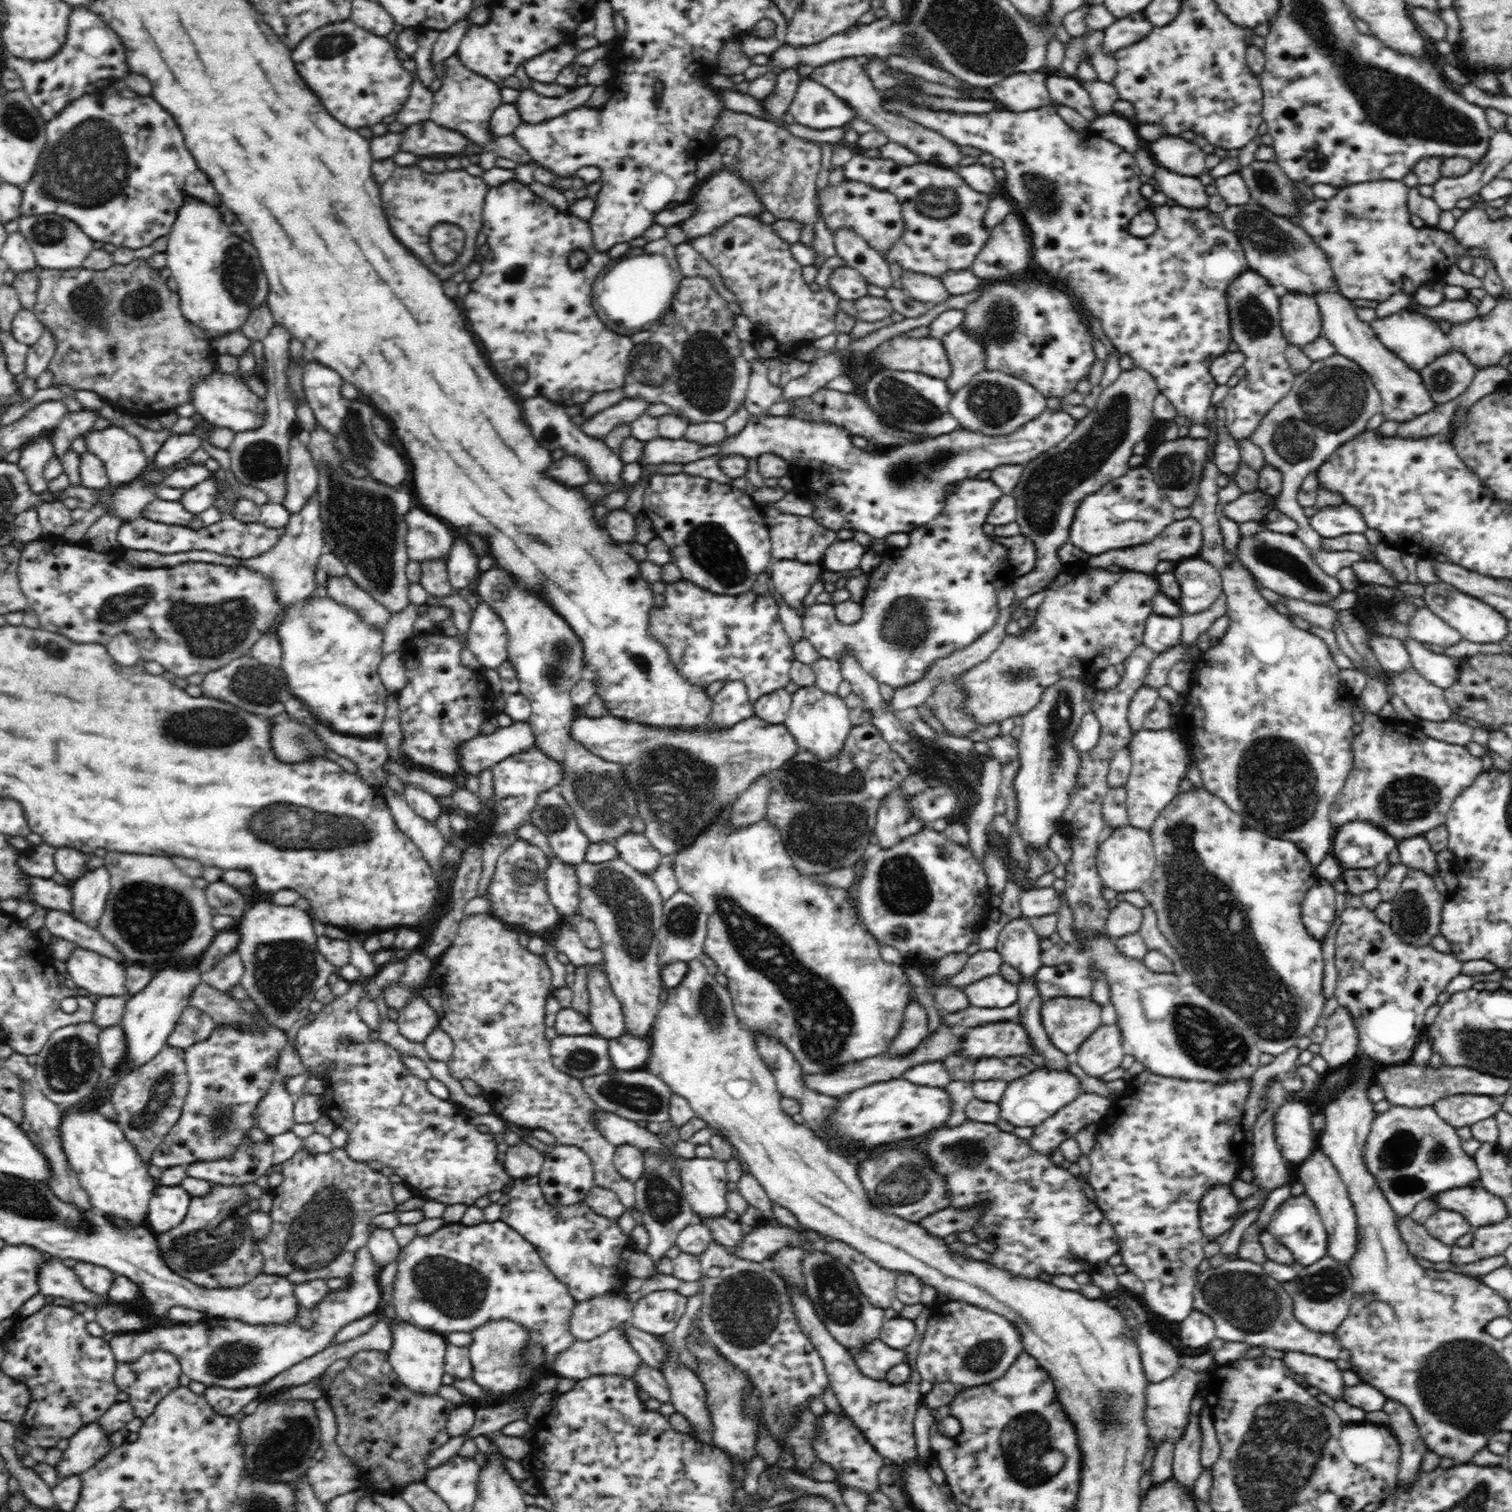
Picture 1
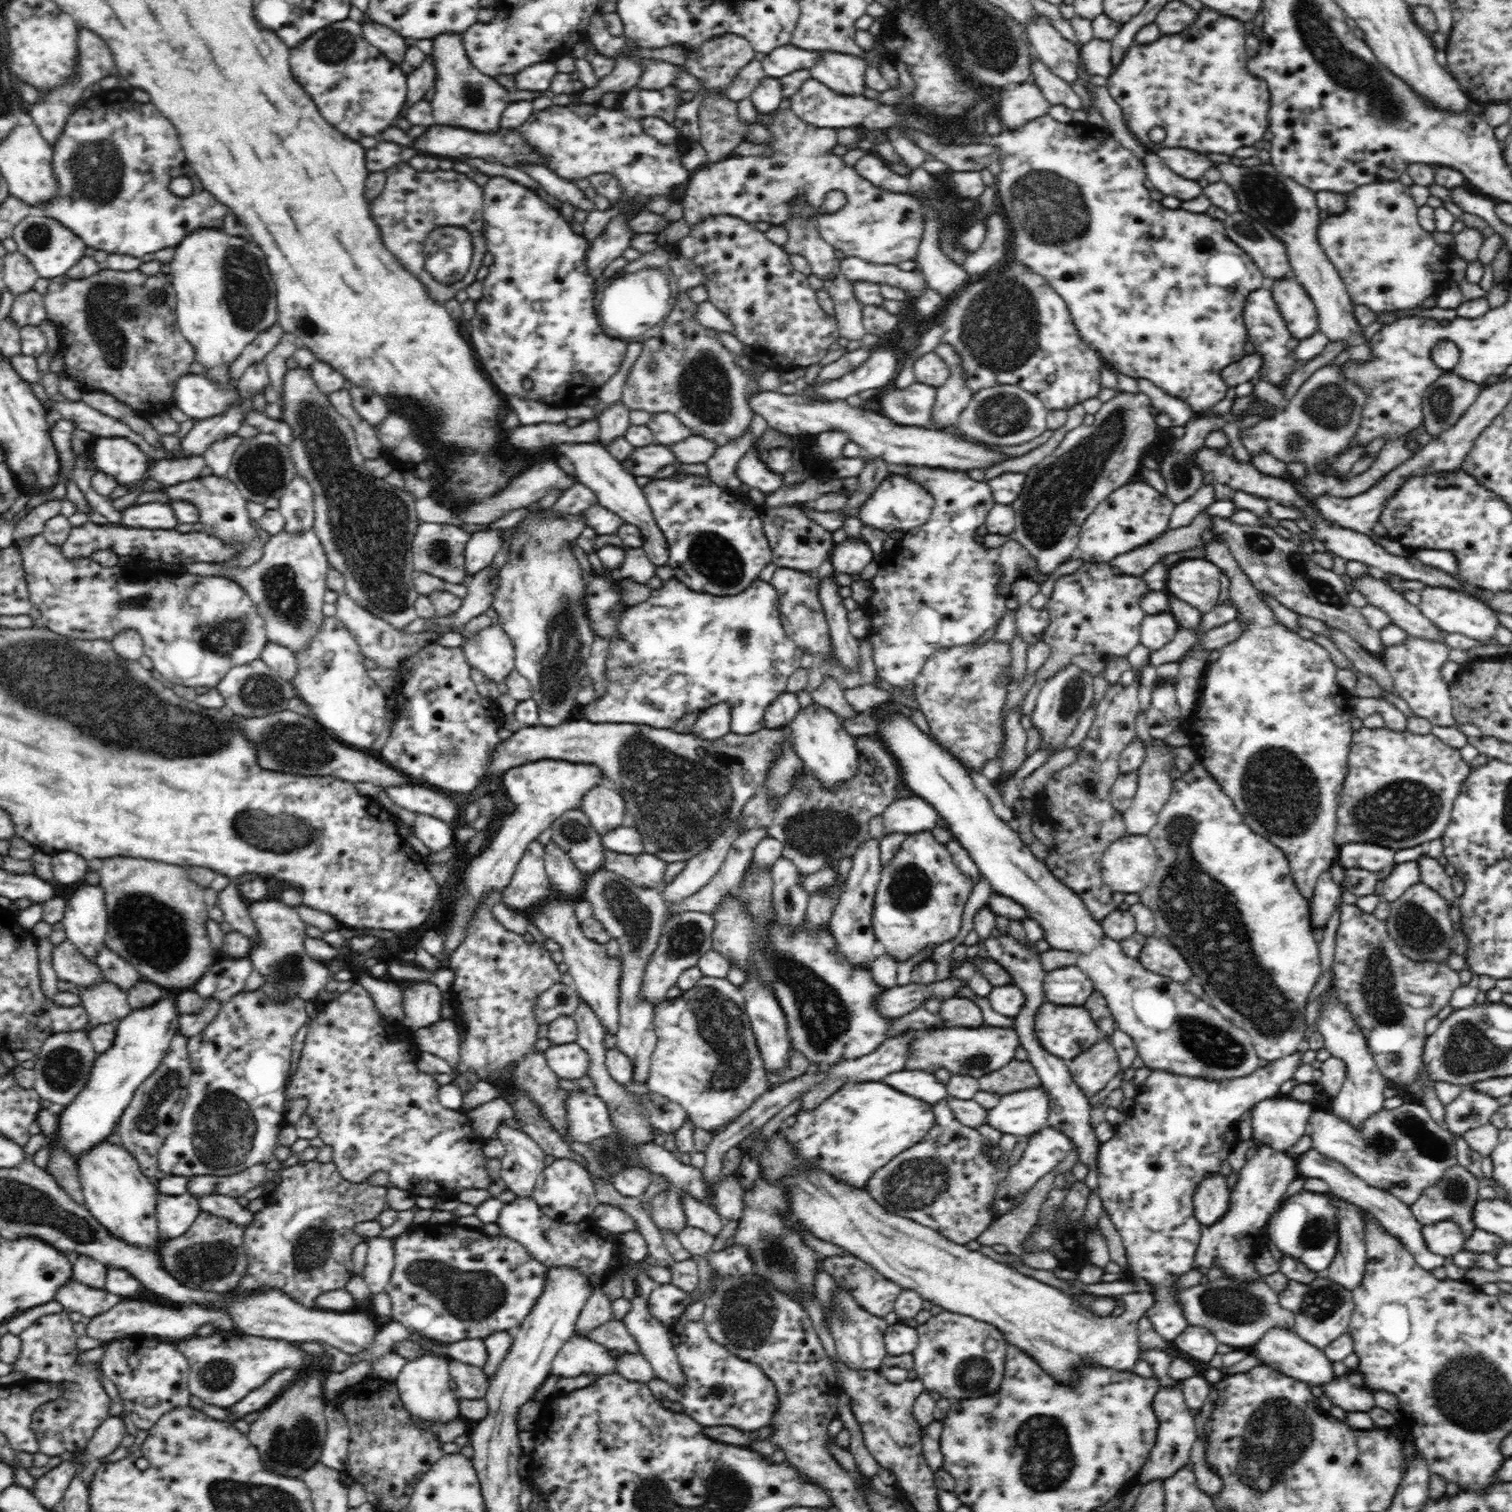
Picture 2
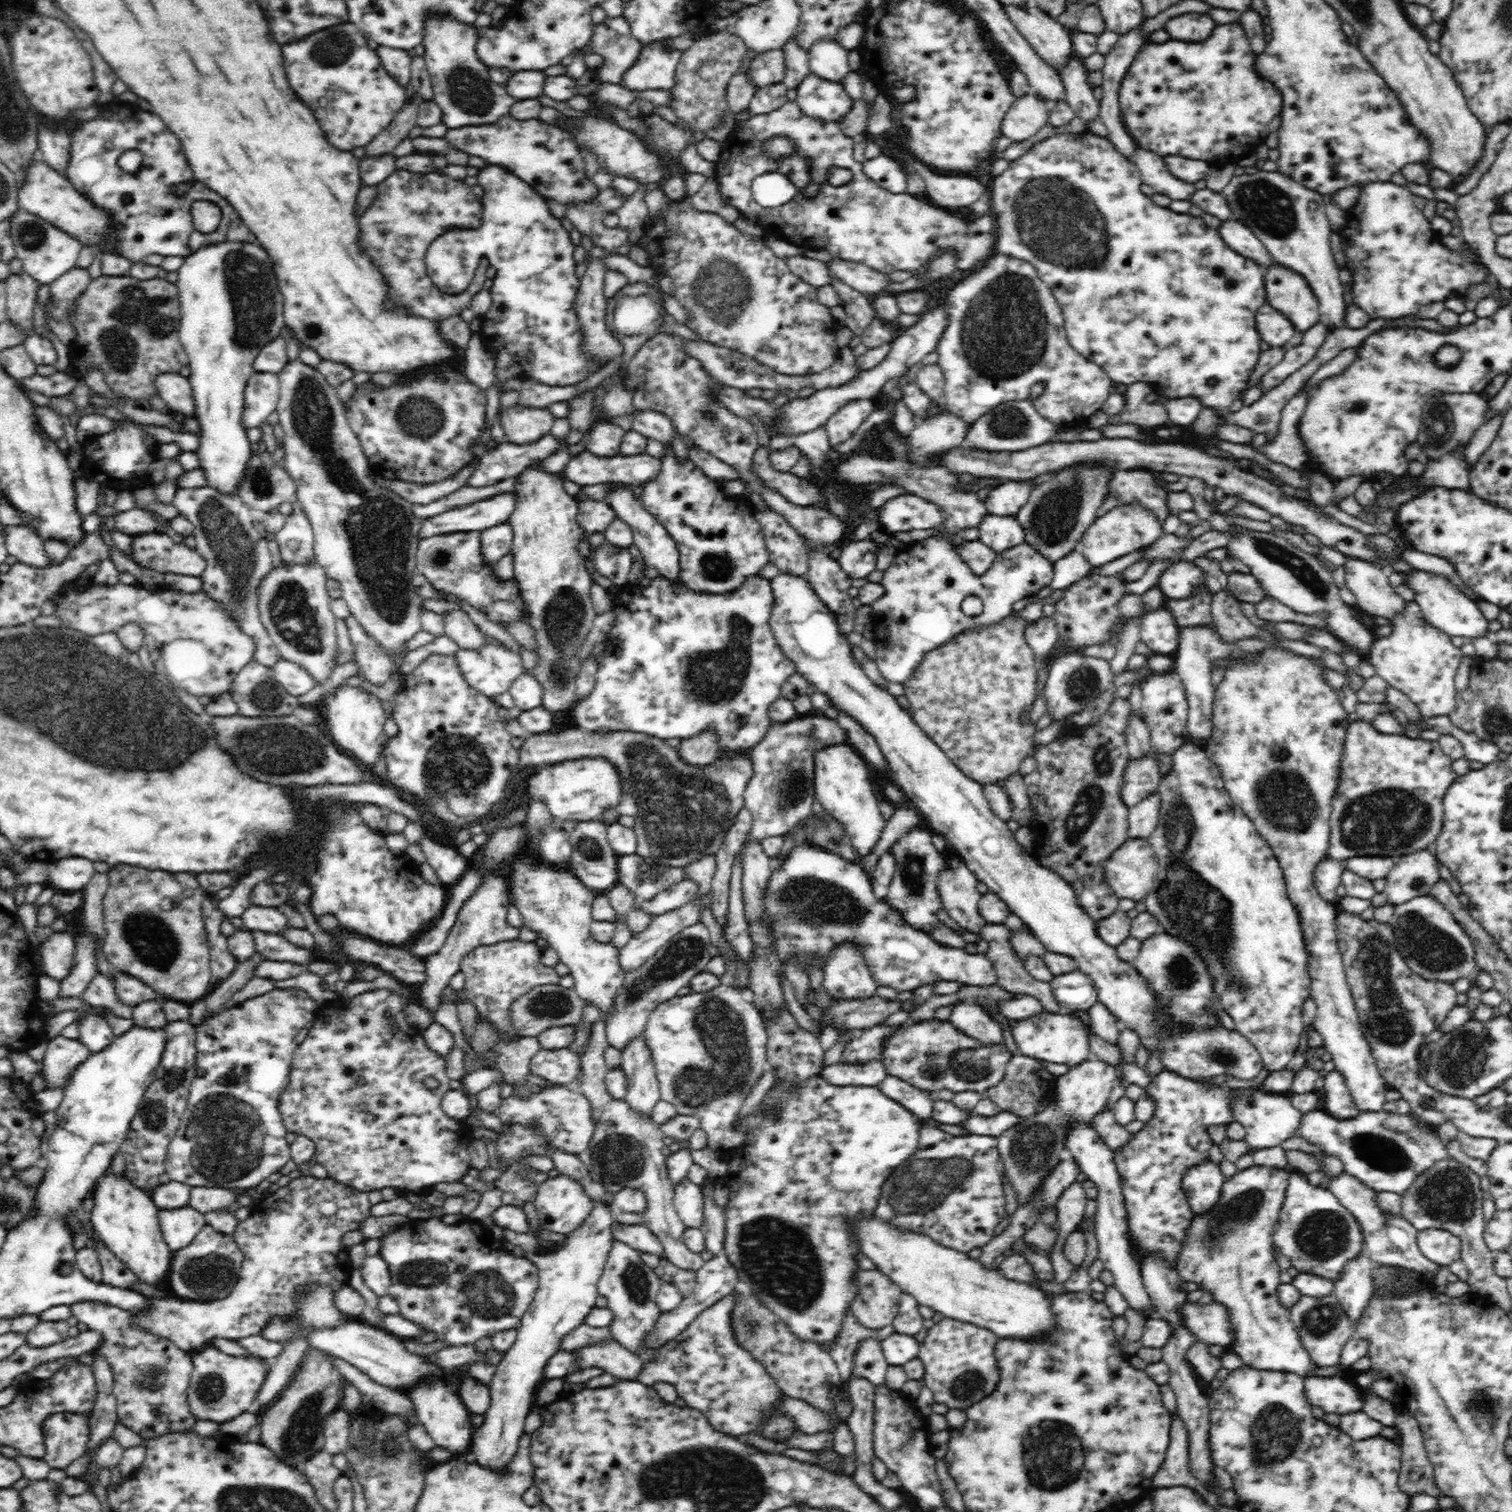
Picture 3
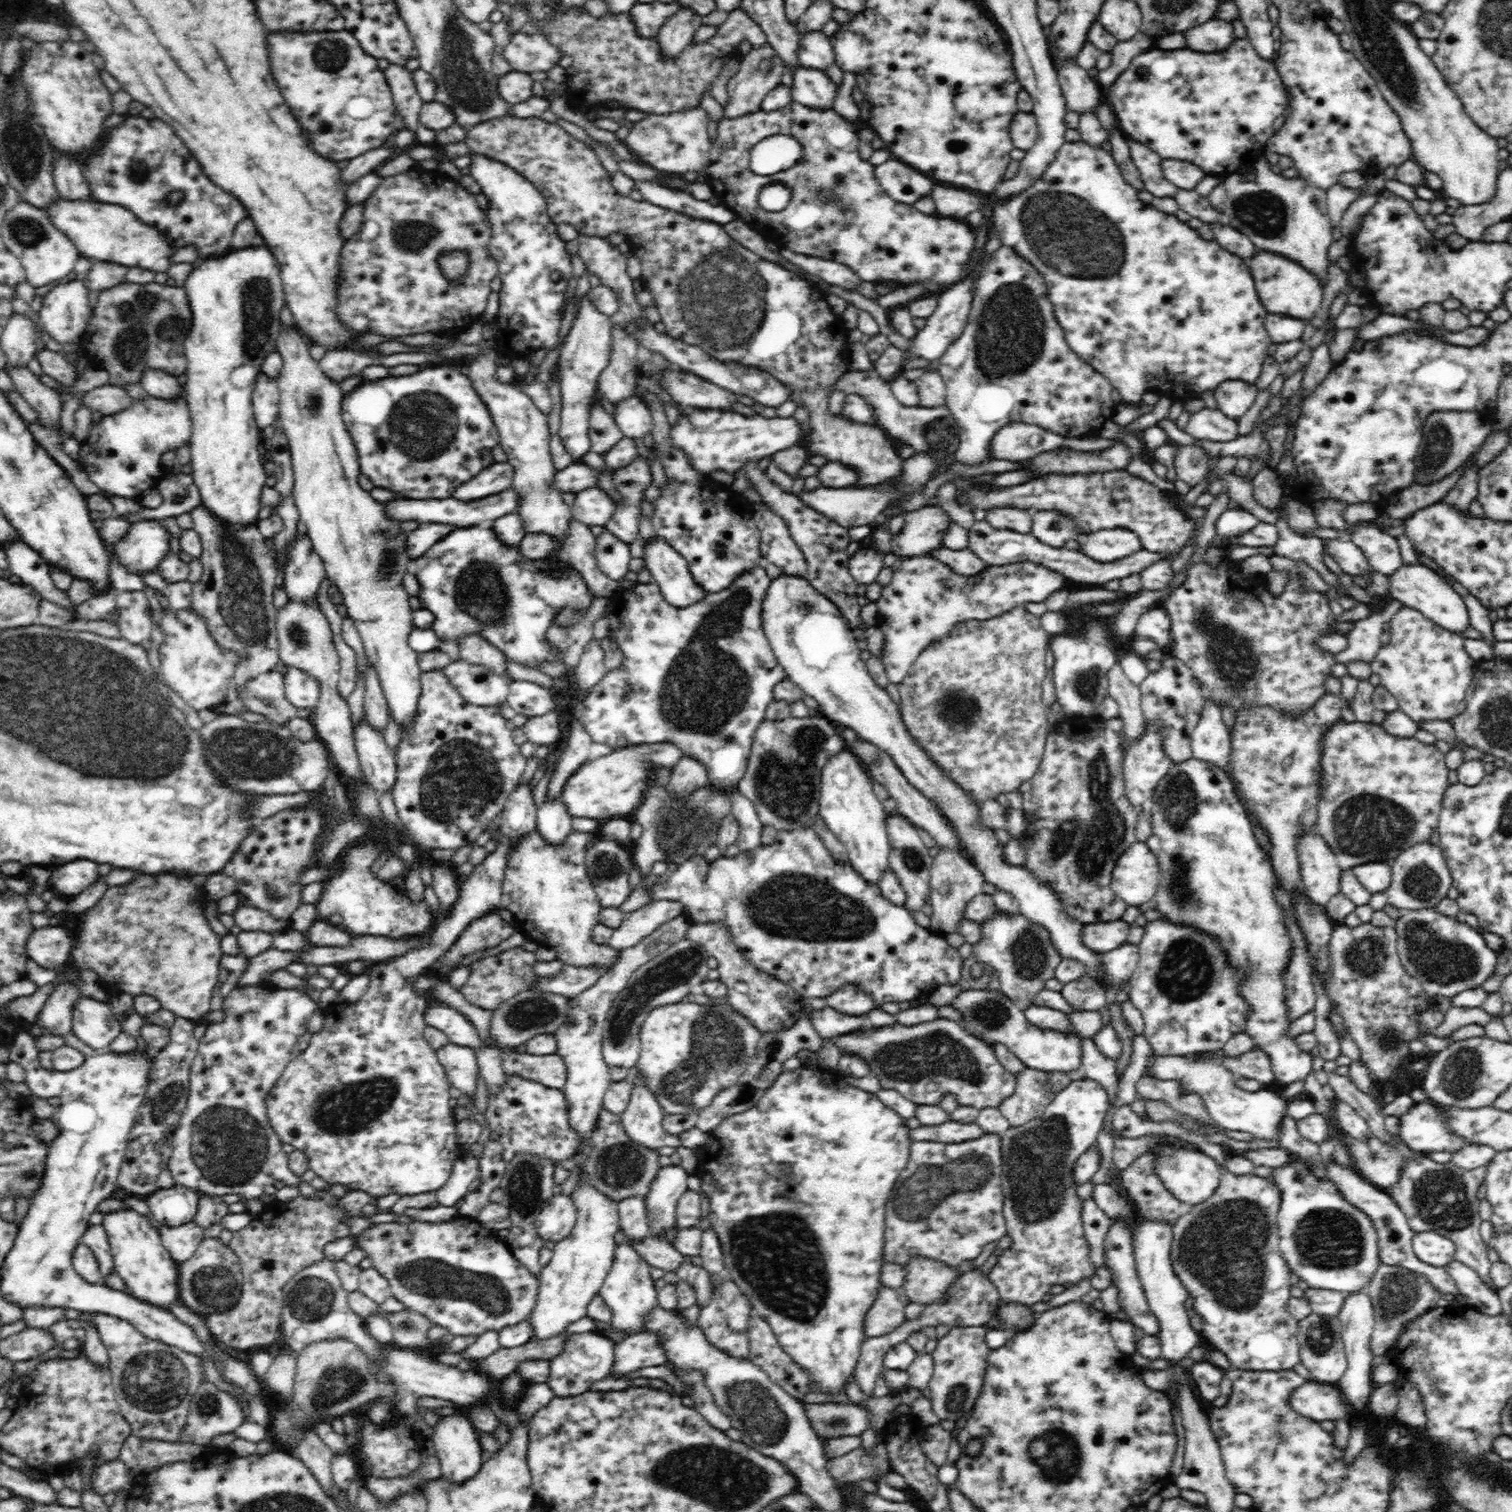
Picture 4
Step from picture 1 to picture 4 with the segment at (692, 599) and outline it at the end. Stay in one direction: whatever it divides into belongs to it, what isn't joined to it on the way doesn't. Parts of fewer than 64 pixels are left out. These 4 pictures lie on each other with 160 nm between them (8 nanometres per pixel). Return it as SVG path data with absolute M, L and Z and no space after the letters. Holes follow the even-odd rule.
M760 565L754 566L746 573L742 573L736 581L728 588L717 593L706 593L704 600L690 604L686 607L672 606L661 594L659 586L652 583L638 583L629 589L622 589L615 592L608 598L609 600L609 635L614 638L614 642L618 644L618 648L624 653L624 660L618 668L607 671L600 682L595 684L592 689L586 694L586 698L574 708L574 717L580 720L588 735L595 743L605 744L612 748L633 747L636 745L656 744L656 743L672 743L686 755L692 756L692 759L706 767L709 783L720 789L728 789L732 795L732 812L731 815L741 823L741 833L738 834L736 845L740 851L752 852L760 848L762 844L762 830L764 827L759 822L758 816L755 814L754 805L750 799L742 796L738 792L739 782L747 770L747 761L752 753L754 734L757 733L758 726L765 721L765 713L768 706L774 701L774 686L779 682L784 681L785 670L781 663L777 661L773 653L770 643L766 638L765 631L762 627L762 601L766 591L773 580L766 574L766 569Z

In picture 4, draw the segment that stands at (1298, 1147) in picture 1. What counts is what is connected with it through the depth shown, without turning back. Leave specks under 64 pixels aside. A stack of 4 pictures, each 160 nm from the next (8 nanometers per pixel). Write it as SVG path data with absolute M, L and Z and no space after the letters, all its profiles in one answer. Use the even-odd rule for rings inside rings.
M1153 1054L1147 1066L1147 1074L1158 1080L1178 1080L1181 1094L1193 1092L1201 1096L1208 1114L1222 1131L1238 1130L1248 1132L1254 1138L1272 1140L1282 1130L1282 1122L1287 1114L1287 1100L1266 1087L1256 1091L1238 1088L1234 1083L1237 1076L1214 1060L1191 1060L1187 1055L1156 1057Z

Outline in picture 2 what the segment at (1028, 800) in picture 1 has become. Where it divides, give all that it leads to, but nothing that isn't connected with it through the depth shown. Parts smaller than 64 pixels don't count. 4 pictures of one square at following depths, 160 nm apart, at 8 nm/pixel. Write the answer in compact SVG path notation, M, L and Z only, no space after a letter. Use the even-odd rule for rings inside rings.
M1068 666L1058 674L1050 677L1040 693L1034 711L1030 714L1032 728L1038 729L1042 734L1040 743L1047 746L1044 750L1058 747L1064 743L1078 725L1080 717L1091 706L1094 696L1094 676L1078 666Z

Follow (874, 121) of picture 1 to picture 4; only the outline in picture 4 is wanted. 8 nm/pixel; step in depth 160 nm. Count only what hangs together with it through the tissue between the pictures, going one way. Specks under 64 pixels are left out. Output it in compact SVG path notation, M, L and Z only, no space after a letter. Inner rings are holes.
M821 31L800 35L797 55L800 66L811 69L826 71L828 66L835 62L831 37Z

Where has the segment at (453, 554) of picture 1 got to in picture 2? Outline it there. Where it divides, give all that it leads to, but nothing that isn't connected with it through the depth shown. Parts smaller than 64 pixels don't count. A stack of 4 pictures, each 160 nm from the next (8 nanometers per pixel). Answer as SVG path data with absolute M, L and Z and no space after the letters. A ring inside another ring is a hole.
M484 529L470 535L470 540L466 542L464 548L464 569L468 576L490 566L503 545L500 529Z

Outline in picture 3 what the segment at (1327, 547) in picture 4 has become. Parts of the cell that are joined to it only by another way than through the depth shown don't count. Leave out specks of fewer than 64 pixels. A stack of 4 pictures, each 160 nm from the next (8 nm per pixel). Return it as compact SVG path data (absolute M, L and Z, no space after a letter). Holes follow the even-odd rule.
M1346 557L1343 567L1345 568L1345 586L1355 594L1357 598L1355 606L1362 613L1392 620L1404 610L1407 602L1394 591L1394 588L1390 587L1386 569L1354 557Z

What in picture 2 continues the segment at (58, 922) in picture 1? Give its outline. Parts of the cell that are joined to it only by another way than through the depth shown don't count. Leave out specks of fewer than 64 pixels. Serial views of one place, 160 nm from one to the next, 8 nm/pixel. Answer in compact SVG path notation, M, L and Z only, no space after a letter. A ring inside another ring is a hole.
M102 944L100 952L96 954L97 966L101 967L106 981L114 983L122 991L132 988L142 980L136 968L118 956L111 948Z

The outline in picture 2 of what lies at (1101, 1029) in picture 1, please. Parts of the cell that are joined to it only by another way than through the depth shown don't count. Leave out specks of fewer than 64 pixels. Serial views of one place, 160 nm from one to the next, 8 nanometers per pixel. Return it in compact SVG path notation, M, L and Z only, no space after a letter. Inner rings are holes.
M1108 1035L1092 1043L1065 1065L1073 1081L1087 1097L1098 1094L1121 1070L1116 1047Z

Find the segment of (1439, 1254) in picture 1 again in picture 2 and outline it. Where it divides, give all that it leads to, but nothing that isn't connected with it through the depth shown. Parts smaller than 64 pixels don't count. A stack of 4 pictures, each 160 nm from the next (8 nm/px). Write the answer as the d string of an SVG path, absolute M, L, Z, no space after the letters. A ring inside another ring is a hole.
M1307 1150L1297 1155L1295 1161L1297 1162L1300 1175L1304 1178L1318 1178L1327 1185L1328 1191L1333 1192L1335 1196L1357 1204L1362 1212L1373 1212L1374 1216L1377 1216L1378 1223L1382 1224L1381 1226L1385 1227L1390 1232L1390 1235L1394 1235L1404 1244L1405 1248L1412 1254L1414 1260L1424 1270L1431 1271L1434 1268L1444 1266L1444 1257L1428 1251L1424 1237L1422 1237L1421 1230L1423 1226L1417 1222L1408 1205L1403 1205L1402 1202L1398 1201L1398 1198L1392 1197L1390 1193L1387 1193L1383 1189L1367 1186L1366 1182L1358 1179L1358 1176L1352 1174L1343 1164L1326 1158L1317 1150Z

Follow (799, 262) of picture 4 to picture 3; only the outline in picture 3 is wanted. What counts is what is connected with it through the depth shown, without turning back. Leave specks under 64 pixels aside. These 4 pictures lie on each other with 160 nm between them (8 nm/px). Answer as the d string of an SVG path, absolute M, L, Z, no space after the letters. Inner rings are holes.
M832 260L827 263L828 270L833 270L834 276L853 290L869 295L886 290L890 284L888 275L880 273L866 264L859 262Z

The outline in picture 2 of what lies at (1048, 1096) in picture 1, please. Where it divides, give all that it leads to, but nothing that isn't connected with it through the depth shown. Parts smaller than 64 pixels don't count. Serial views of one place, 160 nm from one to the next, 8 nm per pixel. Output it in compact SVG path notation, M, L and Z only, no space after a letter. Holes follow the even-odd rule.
M1043 1086L1038 1088L1026 1088L1018 1090L1014 1094L1004 1094L1000 1097L998 1104L987 1112L985 1124L1000 1130L1004 1134L1014 1134L1017 1137L1028 1137L1048 1124L1049 1100Z

